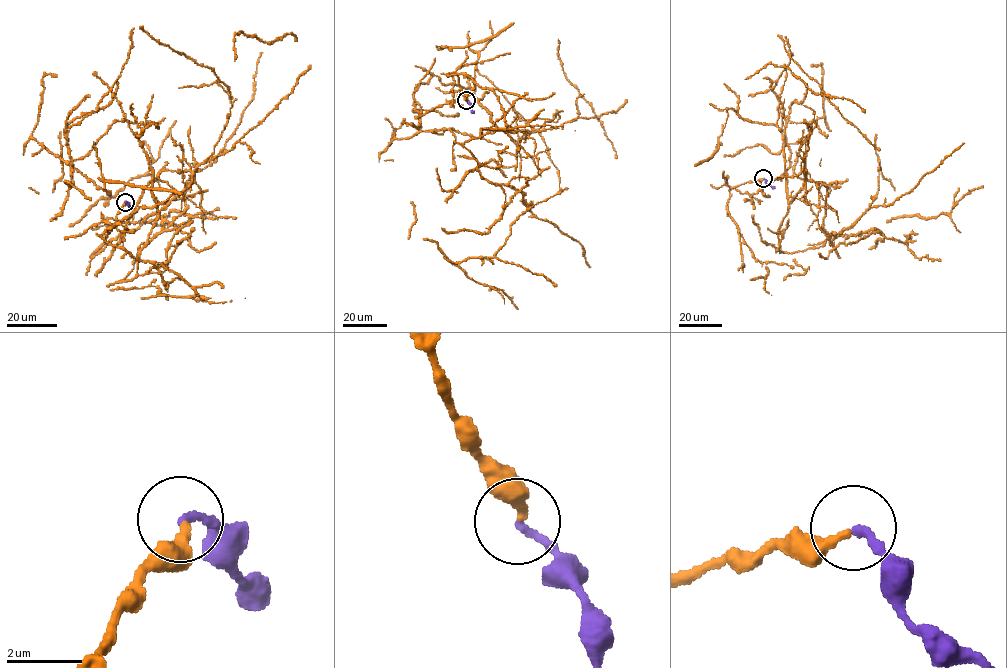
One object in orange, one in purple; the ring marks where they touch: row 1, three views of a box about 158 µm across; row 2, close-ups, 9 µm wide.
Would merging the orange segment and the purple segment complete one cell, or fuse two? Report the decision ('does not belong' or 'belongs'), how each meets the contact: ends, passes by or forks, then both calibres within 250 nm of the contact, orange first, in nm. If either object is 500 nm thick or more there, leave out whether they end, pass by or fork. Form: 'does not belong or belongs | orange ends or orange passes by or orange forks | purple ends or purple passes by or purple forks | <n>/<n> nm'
belongs | orange ends | purple ends | 280/200 nm

